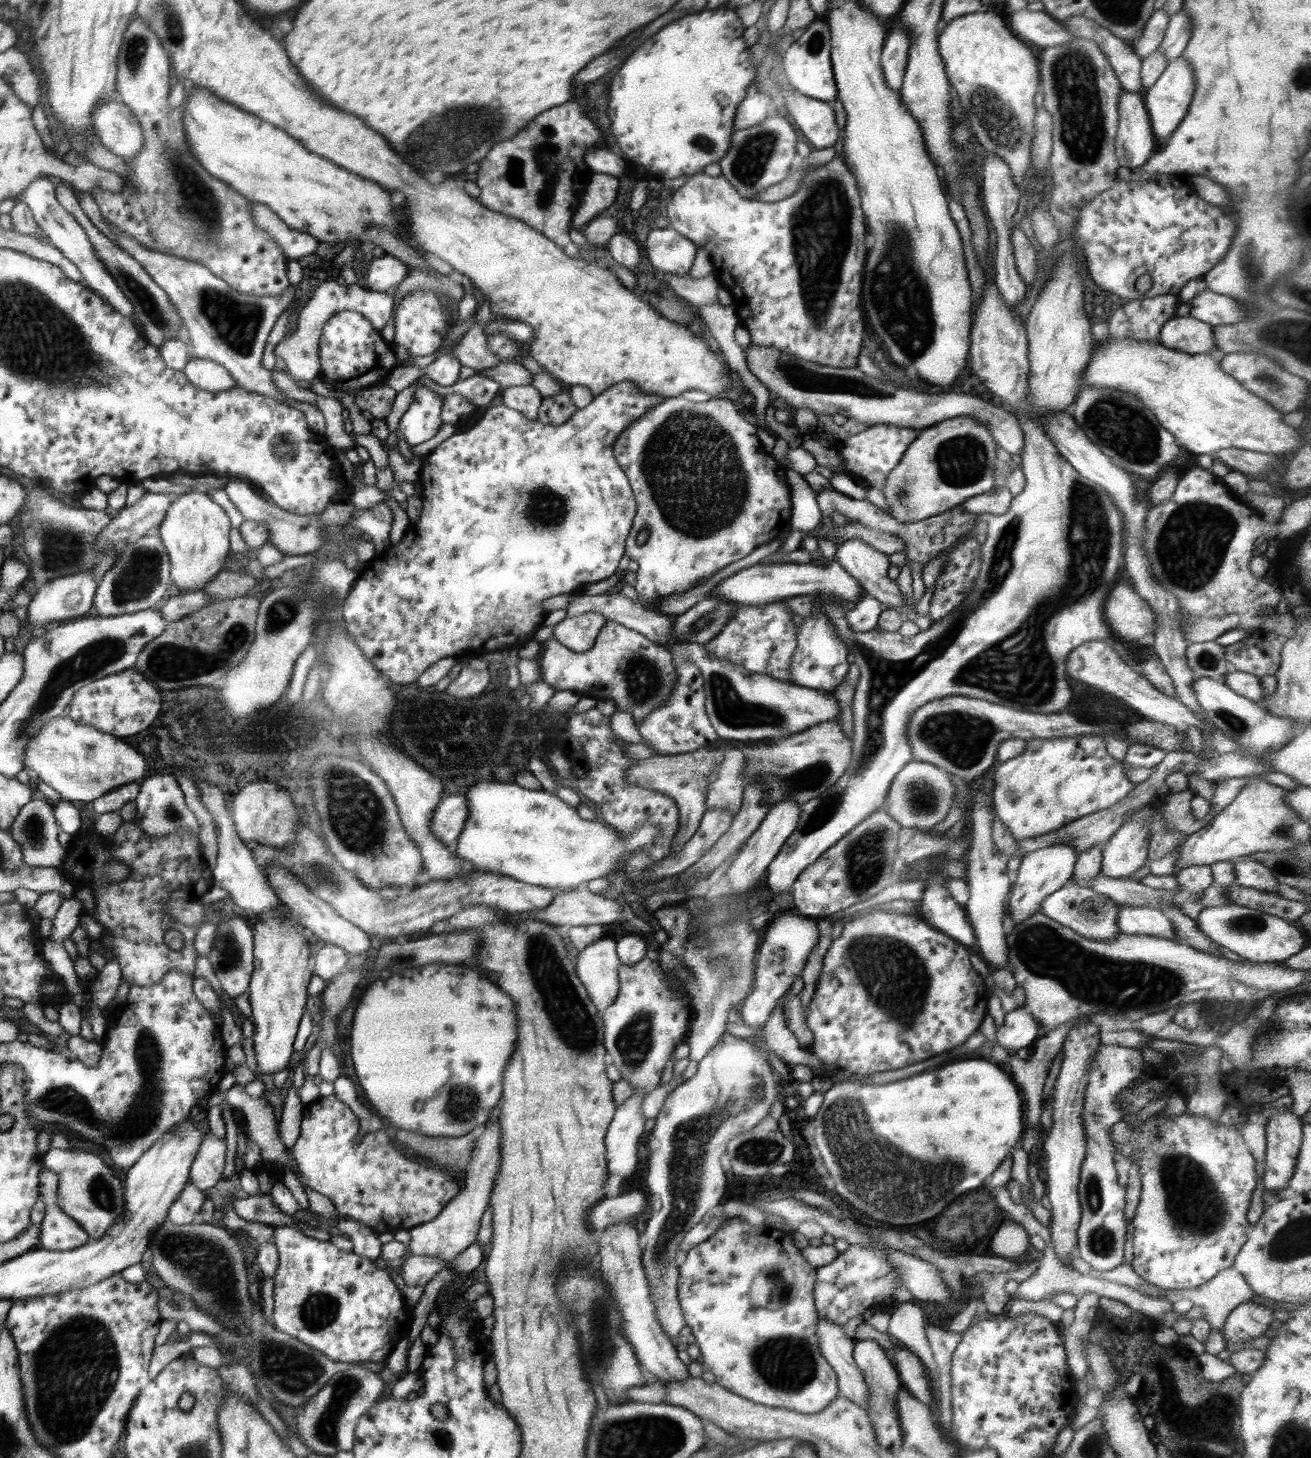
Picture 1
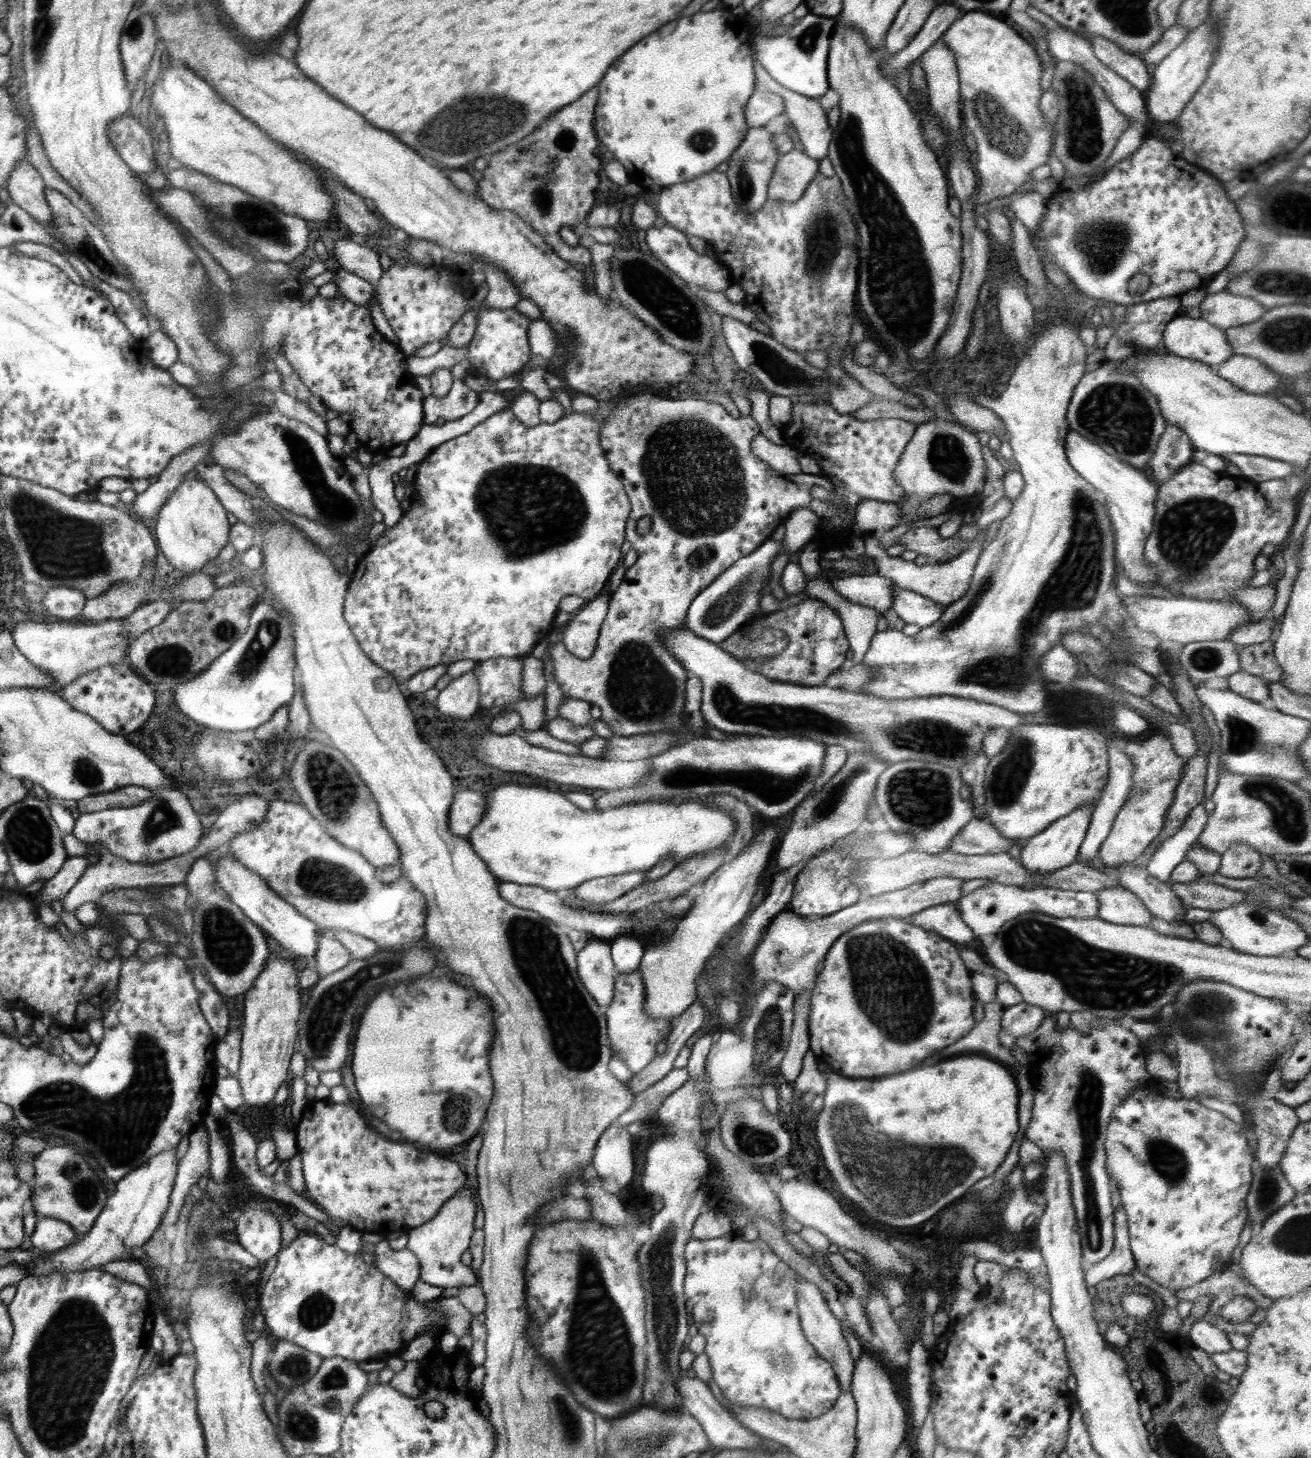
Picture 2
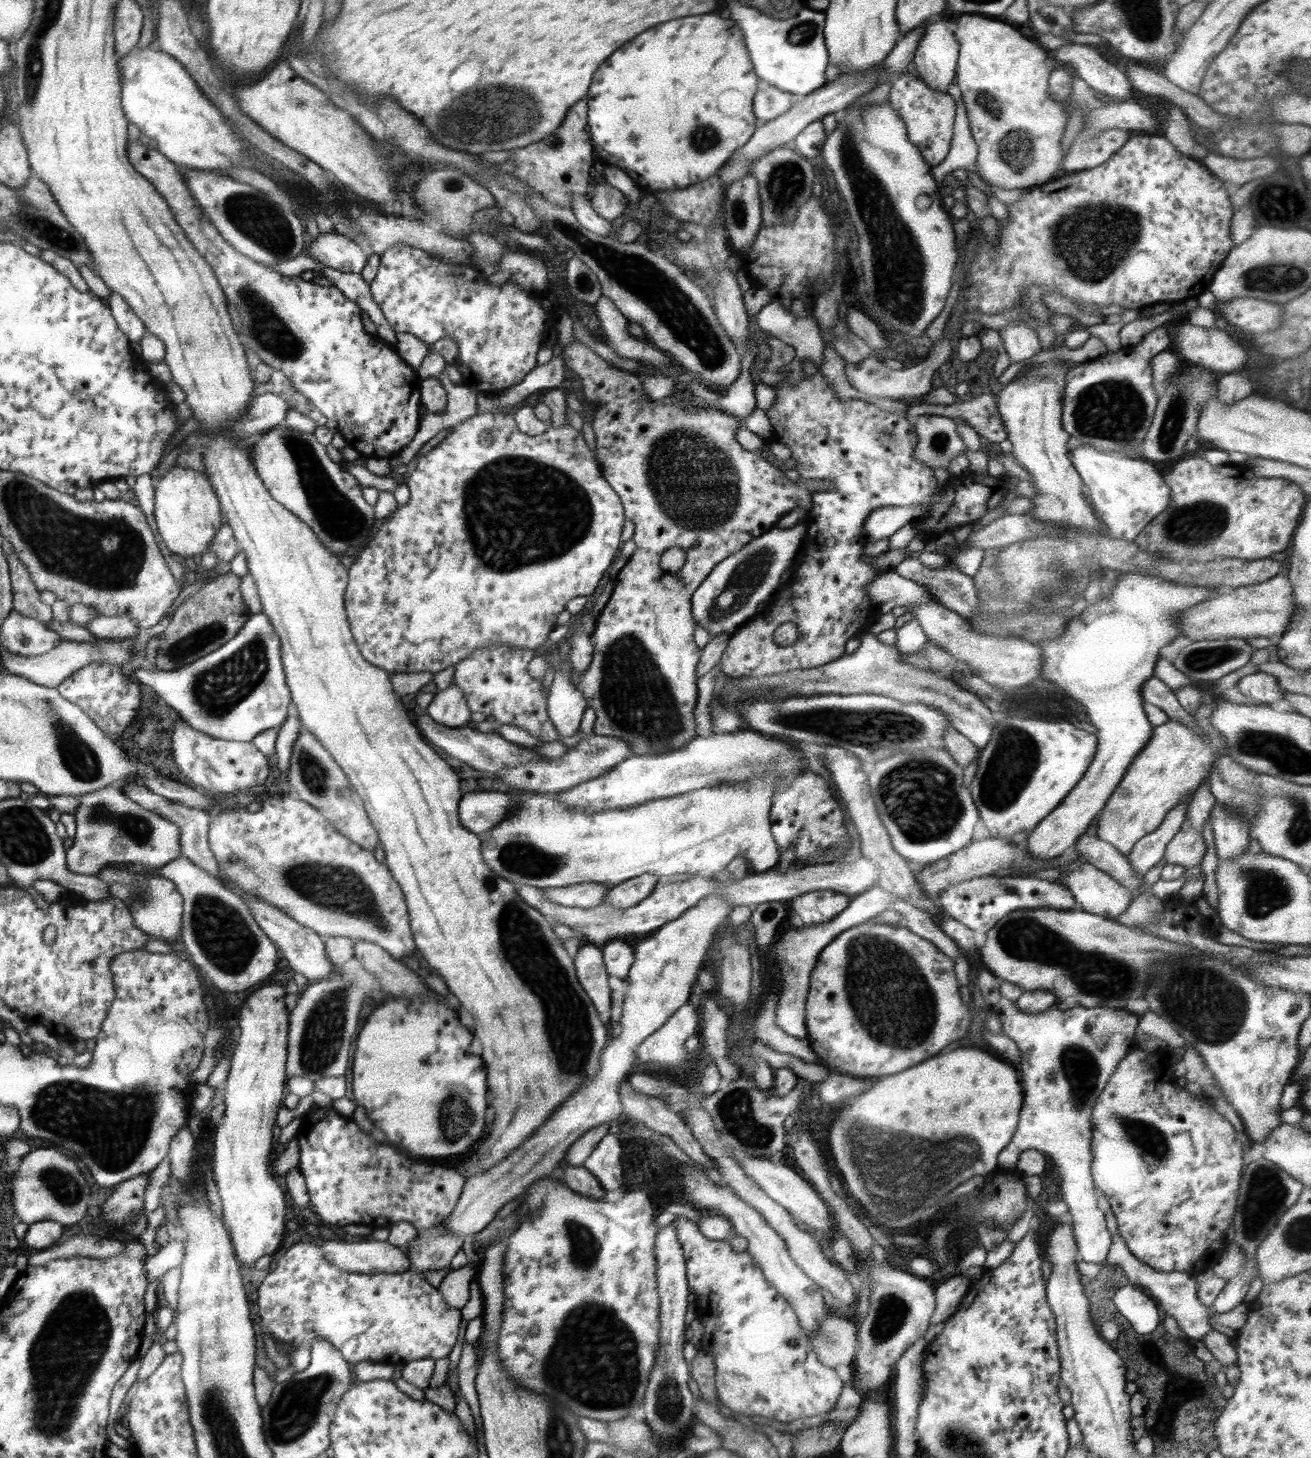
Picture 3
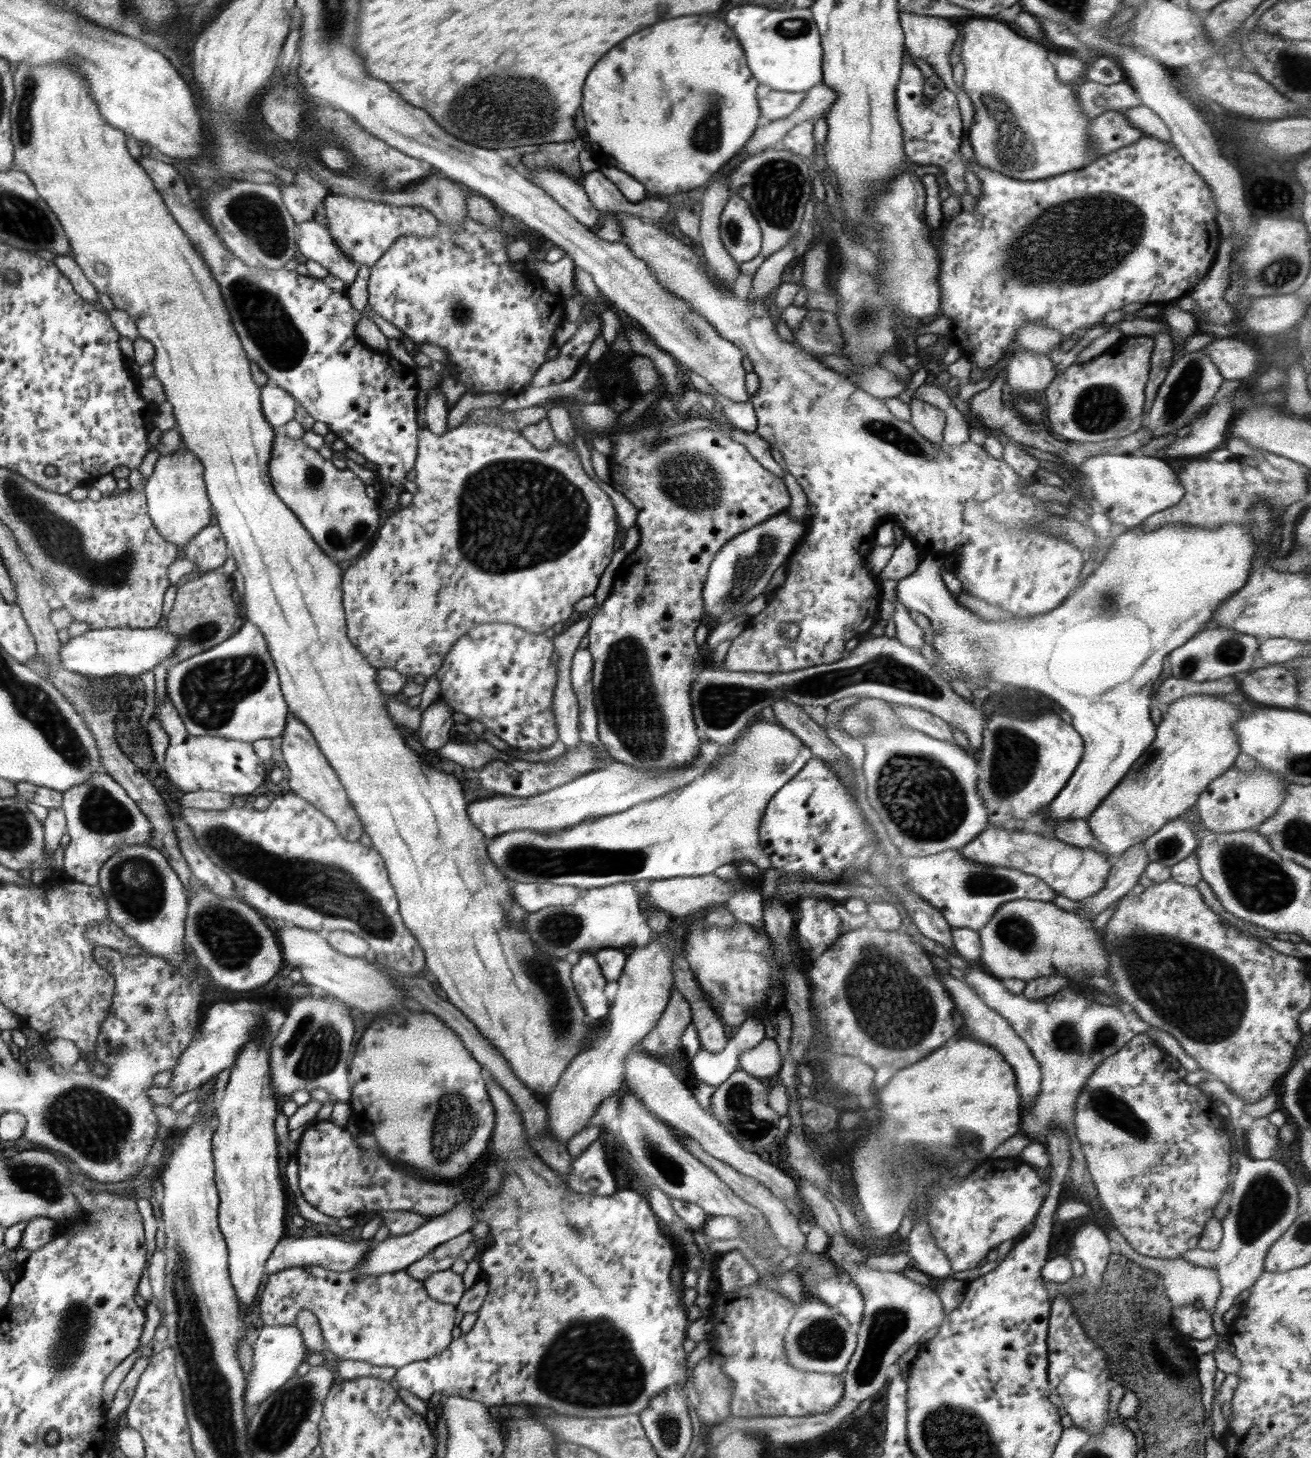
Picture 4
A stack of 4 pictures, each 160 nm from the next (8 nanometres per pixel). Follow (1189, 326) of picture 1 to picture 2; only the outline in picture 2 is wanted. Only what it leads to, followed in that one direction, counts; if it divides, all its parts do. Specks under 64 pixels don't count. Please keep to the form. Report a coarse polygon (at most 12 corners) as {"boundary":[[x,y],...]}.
{"boundary":[[1186,314],[1168,322],[1170,354],[1213,369],[1233,355],[1223,329]]}

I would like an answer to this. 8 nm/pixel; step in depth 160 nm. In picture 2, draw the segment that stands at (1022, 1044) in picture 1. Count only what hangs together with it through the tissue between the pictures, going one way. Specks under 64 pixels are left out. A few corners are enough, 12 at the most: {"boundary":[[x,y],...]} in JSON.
{"boundary":[[1022,1001],[1006,1007],[1001,1032],[1014,1038],[1038,1030],[1045,1010]]}

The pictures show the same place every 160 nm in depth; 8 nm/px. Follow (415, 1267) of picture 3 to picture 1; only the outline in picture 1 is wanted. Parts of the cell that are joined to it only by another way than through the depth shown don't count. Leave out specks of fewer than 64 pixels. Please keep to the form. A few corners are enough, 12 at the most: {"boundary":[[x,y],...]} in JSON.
{"boundary":[[500,1123],[472,1145],[458,1195],[409,1230],[409,1253],[444,1269],[424,1286],[403,1338],[428,1324],[454,1260],[477,1240],[499,1173]]}

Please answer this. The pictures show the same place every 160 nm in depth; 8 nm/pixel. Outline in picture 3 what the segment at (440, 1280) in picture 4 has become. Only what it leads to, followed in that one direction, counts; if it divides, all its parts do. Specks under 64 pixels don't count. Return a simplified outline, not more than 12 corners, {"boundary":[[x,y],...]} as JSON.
{"boundary":[[471,1263],[449,1271],[437,1288],[452,1308],[470,1298],[477,1271]]}

